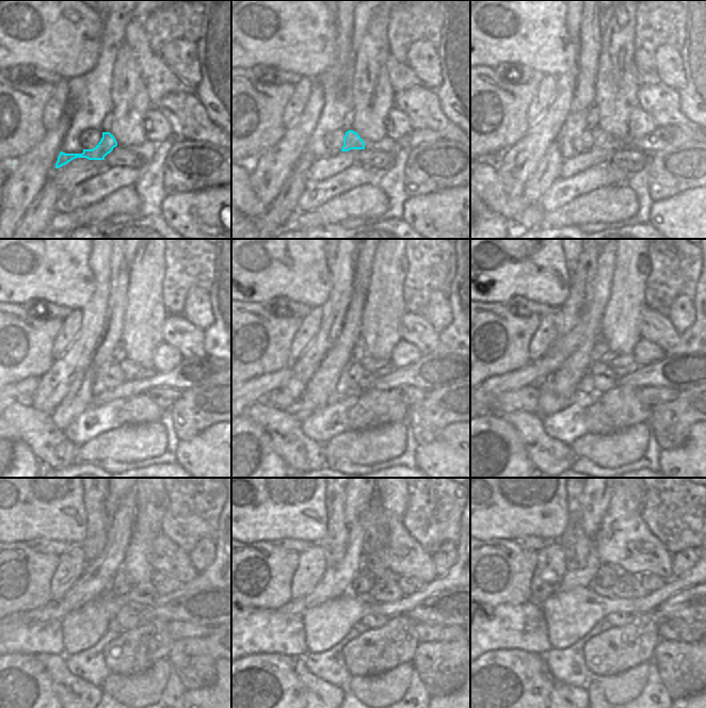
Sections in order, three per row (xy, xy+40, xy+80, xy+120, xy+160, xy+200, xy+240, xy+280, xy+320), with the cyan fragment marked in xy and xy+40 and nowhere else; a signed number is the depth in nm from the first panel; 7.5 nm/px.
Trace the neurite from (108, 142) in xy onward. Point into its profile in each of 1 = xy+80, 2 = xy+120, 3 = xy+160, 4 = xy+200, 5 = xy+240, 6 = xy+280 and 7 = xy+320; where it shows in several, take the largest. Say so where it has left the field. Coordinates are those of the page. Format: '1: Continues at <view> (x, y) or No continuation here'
1: Continues at xy+80 (594, 138)
2: Continues at xy+120 (128, 369)
3: Continues at xy+160 (369, 367)
4: Continues at xy+200 (613, 364)
5: Continues at xy+240 (144, 594)
6: Continues at xy+280 (386, 590)
7: Continues at xy+320 (627, 586)

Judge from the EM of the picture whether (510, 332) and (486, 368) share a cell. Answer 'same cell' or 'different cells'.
same cell

